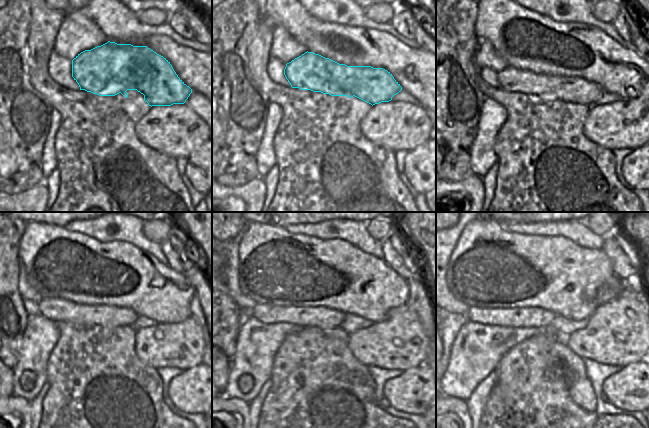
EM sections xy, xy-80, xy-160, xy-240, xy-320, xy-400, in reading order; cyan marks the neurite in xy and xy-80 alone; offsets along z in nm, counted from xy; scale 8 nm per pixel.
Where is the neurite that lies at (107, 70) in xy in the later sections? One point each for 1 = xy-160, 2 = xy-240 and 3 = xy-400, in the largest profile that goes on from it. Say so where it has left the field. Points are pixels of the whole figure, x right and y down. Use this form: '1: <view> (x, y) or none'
1: xy-160 (567, 88)
2: xy-240 (55, 309)
3: xy-400 (513, 317)

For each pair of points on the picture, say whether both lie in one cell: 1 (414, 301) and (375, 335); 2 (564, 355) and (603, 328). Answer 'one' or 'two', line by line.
1: two
2: two

